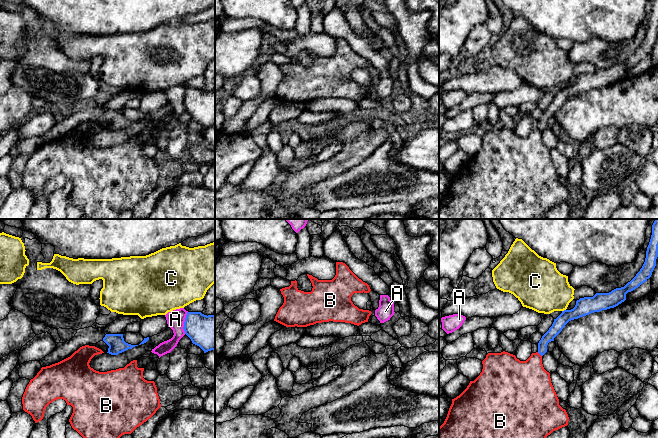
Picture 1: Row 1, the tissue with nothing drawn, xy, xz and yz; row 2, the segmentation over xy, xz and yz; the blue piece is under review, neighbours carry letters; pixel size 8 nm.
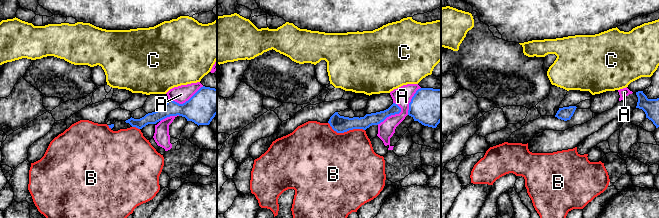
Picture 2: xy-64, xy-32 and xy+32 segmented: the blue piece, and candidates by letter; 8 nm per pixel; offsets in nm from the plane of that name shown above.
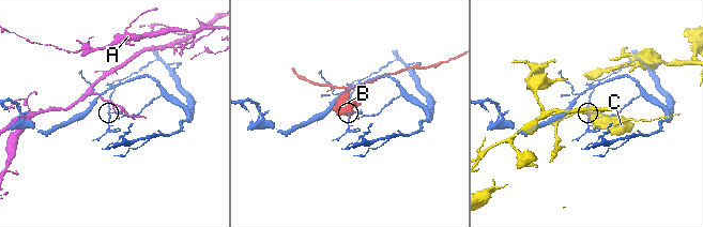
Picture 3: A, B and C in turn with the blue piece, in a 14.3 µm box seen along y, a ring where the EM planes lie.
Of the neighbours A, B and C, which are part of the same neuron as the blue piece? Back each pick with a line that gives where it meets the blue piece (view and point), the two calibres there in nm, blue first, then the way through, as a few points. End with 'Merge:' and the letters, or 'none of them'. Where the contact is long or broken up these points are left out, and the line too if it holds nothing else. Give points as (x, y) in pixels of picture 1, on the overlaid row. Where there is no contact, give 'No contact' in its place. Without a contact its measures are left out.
Merge: none of them

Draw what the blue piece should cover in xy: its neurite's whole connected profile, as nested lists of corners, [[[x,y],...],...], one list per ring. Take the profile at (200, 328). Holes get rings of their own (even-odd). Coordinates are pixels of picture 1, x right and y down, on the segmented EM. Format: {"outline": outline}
{"outline": [[[187,312],[183,329],[204,353],[215,350],[215,314],[207,316],[201,312]]]}

